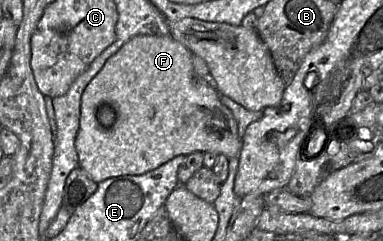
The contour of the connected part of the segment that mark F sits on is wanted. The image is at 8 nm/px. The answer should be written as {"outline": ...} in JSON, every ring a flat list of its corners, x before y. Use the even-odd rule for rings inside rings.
{"outline":[[139,35,126,42,113,56,111,56,100,70,100,72,86,86,82,97,80,107,80,126,75,141,76,151,79,157,79,166,83,168,89,177,96,183,102,182,108,178,119,177,123,175,142,175,154,170,173,159,178,155,187,156,193,152,211,152,216,155,223,154,227,158,238,158,242,139,238,132,238,124,231,110,220,101,220,94,211,82,198,77,194,71,192,53,179,41,169,35],[104,107,112,108,116,113,116,119,112,127,101,128,97,120,98,109]]}

